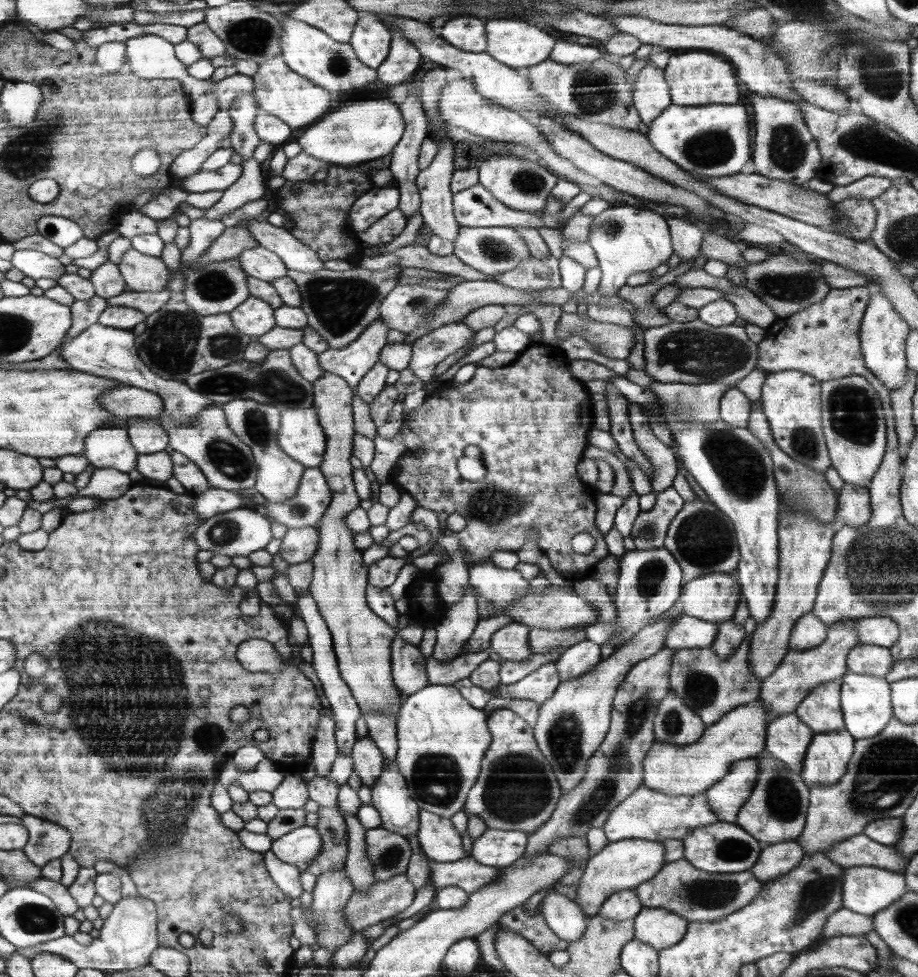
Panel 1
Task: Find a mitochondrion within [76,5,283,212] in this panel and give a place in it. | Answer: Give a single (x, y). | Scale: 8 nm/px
(253, 35)

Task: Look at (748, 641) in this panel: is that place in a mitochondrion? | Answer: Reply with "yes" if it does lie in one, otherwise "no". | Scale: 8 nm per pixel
no

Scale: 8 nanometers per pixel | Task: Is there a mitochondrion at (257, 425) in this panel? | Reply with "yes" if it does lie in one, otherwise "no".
yes

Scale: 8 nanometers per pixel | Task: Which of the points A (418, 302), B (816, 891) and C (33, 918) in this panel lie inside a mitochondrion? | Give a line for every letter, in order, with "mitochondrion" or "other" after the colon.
A: mitochondrion
B: mitochondrion
C: mitochondrion

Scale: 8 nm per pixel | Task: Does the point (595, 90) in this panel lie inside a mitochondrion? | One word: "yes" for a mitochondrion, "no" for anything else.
yes

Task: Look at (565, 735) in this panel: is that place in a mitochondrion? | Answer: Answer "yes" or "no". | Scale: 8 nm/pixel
yes

